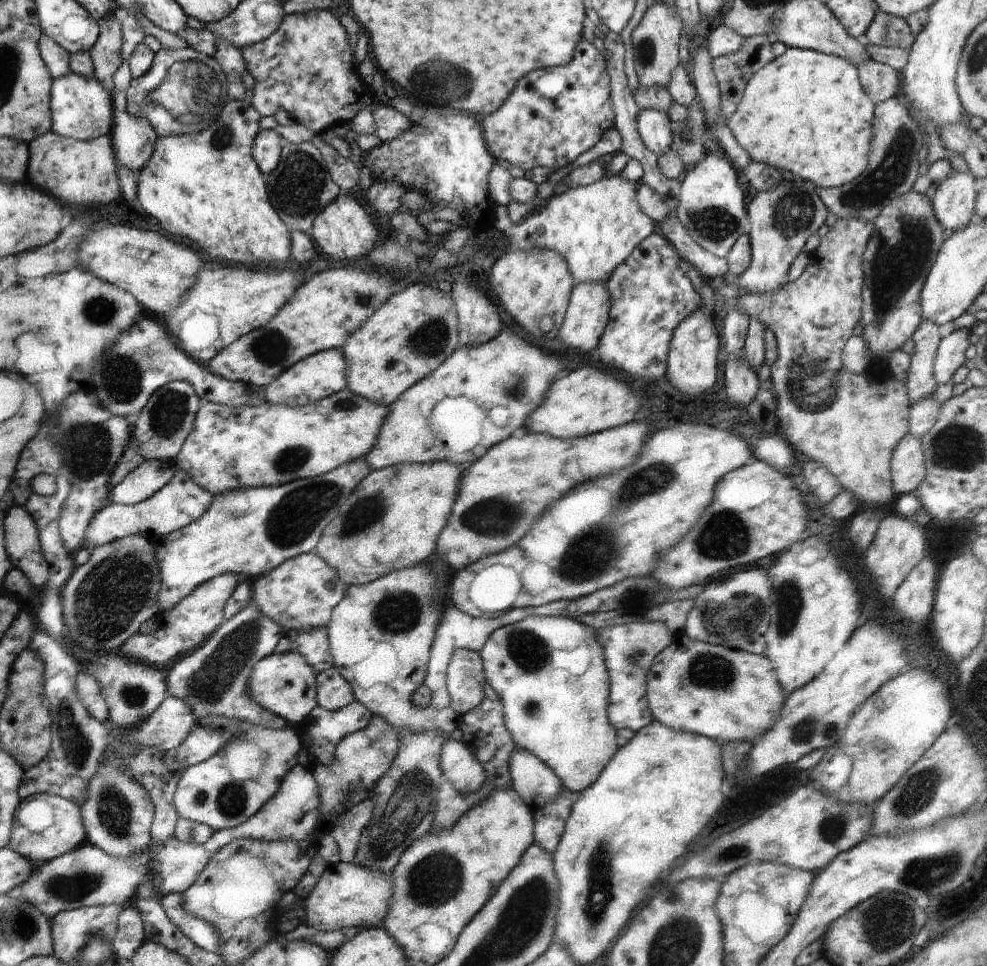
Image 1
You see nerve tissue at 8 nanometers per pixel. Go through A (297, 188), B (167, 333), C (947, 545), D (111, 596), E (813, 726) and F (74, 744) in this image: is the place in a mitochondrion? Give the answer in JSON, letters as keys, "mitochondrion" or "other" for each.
{"A":"mitochondrion","B":"other","C":"other","D":"mitochondrion","E":"mitochondrion","F":"mitochondrion"}

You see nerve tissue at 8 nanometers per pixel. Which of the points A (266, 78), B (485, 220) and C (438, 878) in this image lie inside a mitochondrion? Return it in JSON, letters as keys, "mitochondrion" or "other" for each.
{"A":"other","B":"other","C":"mitochondrion"}

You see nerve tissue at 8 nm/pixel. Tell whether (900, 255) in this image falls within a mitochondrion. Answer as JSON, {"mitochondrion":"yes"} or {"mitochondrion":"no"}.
{"mitochondrion":"yes"}

